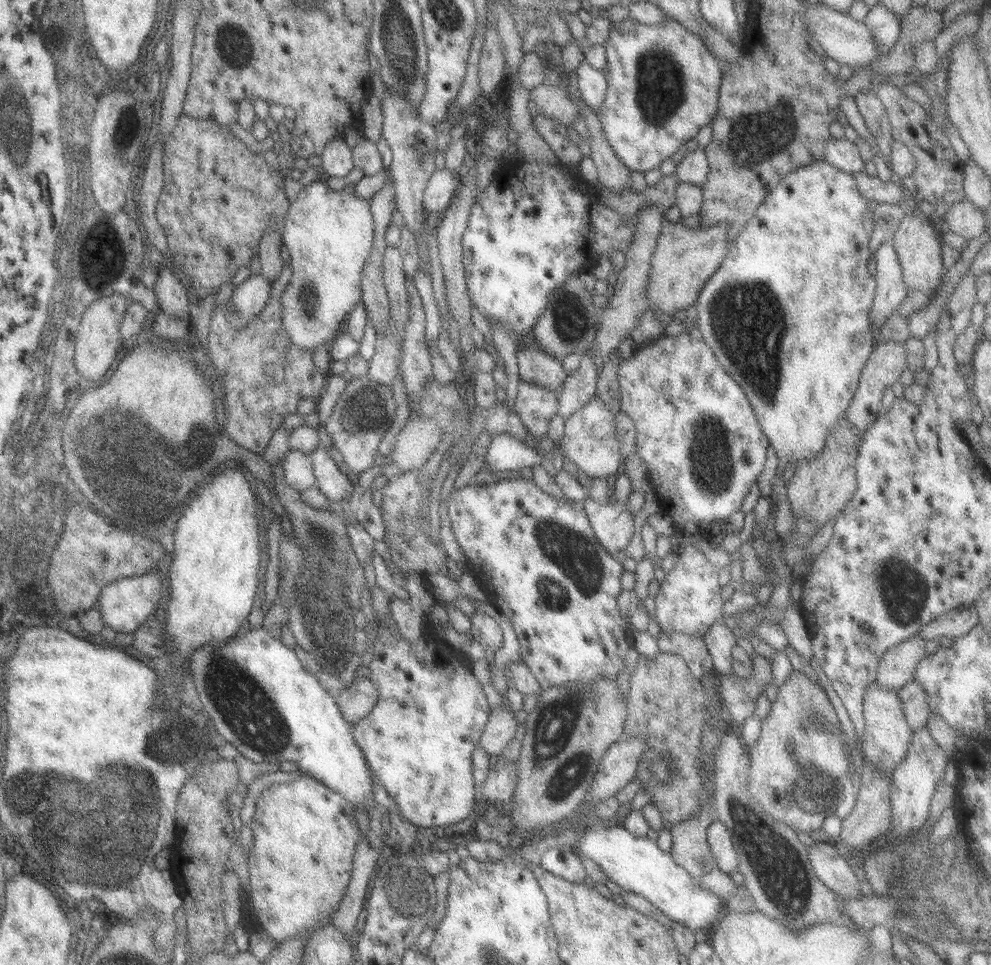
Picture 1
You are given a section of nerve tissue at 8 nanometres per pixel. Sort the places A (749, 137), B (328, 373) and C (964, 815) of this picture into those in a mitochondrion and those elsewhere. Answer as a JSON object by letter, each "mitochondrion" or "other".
{"A":"mitochondrion","B":"other","C":"other"}

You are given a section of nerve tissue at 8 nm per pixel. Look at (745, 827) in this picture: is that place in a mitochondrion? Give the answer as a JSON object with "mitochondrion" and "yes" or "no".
{"mitochondrion":"yes"}

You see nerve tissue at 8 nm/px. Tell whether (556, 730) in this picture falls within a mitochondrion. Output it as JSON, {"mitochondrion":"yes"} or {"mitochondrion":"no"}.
{"mitochondrion":"yes"}

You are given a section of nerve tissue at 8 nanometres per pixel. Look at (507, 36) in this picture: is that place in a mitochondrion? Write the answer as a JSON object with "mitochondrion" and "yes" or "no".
{"mitochondrion":"no"}

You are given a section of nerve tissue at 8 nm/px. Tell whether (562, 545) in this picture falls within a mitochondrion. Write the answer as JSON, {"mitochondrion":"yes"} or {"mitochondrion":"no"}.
{"mitochondrion":"yes"}

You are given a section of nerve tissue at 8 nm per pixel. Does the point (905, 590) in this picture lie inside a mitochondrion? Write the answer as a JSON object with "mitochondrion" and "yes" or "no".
{"mitochondrion":"yes"}

